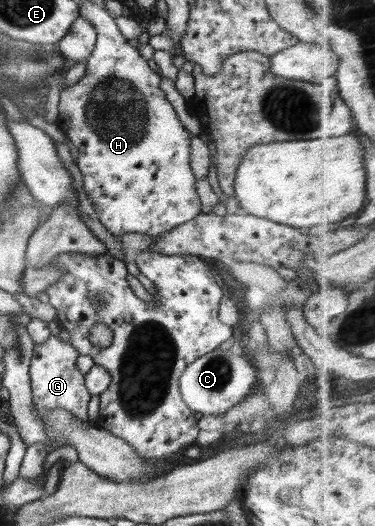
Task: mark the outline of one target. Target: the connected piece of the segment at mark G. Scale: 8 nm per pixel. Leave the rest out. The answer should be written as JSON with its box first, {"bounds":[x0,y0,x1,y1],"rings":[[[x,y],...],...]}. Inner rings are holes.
{"bounds":[30,336,90,422],"rings":[[[49,336],[47,341],[36,344],[30,359],[30,384],[35,406],[40,409],[64,409],[77,420],[87,422],[90,397],[86,388],[84,374],[76,366],[78,351],[64,338]]]}

